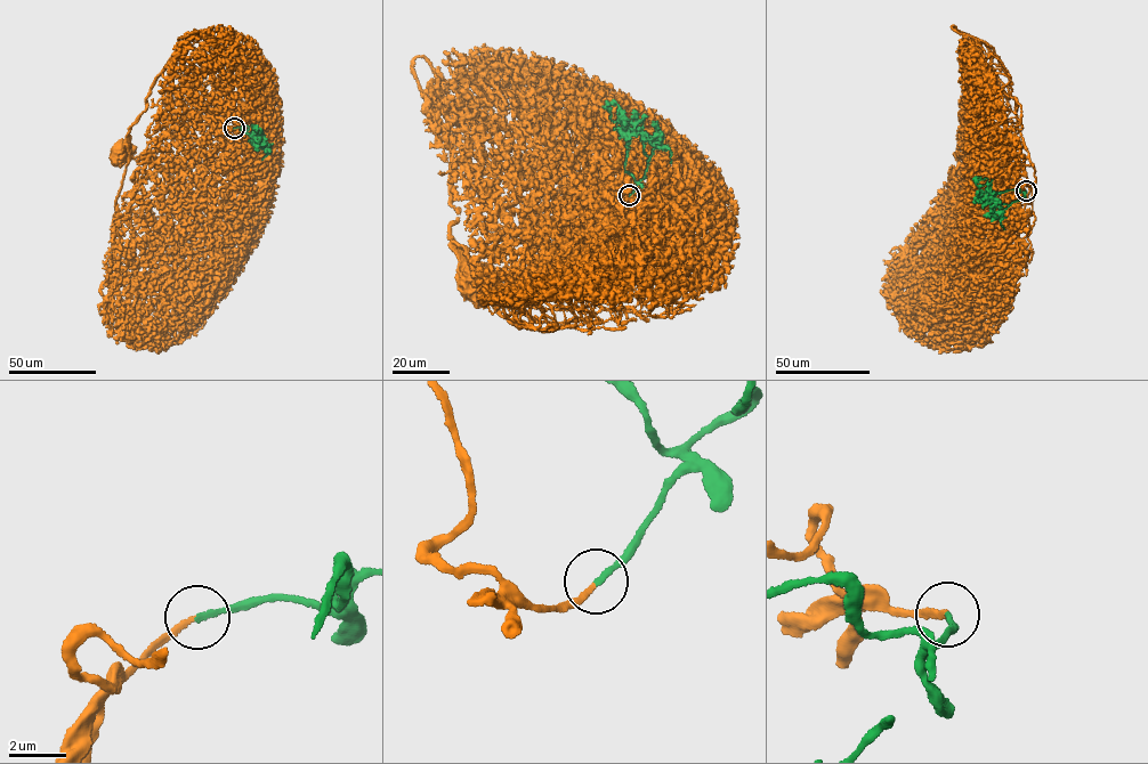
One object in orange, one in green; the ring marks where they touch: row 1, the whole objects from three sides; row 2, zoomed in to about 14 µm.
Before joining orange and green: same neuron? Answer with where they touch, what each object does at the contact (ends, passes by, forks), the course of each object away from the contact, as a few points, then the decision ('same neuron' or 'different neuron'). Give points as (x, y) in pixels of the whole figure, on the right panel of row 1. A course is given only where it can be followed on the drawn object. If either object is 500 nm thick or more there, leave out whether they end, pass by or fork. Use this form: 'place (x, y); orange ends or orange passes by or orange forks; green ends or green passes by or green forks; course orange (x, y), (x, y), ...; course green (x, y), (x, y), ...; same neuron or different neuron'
place (1026, 190); orange ends; green ends; course orange (1026, 190), (1015, 190), (1017, 171), (1009, 151), (976, 145), (975, 126), (989, 138); course green (1026, 190), (1024, 194), (1018, 188), (993, 194), (986, 178), (973, 181); same neuron

